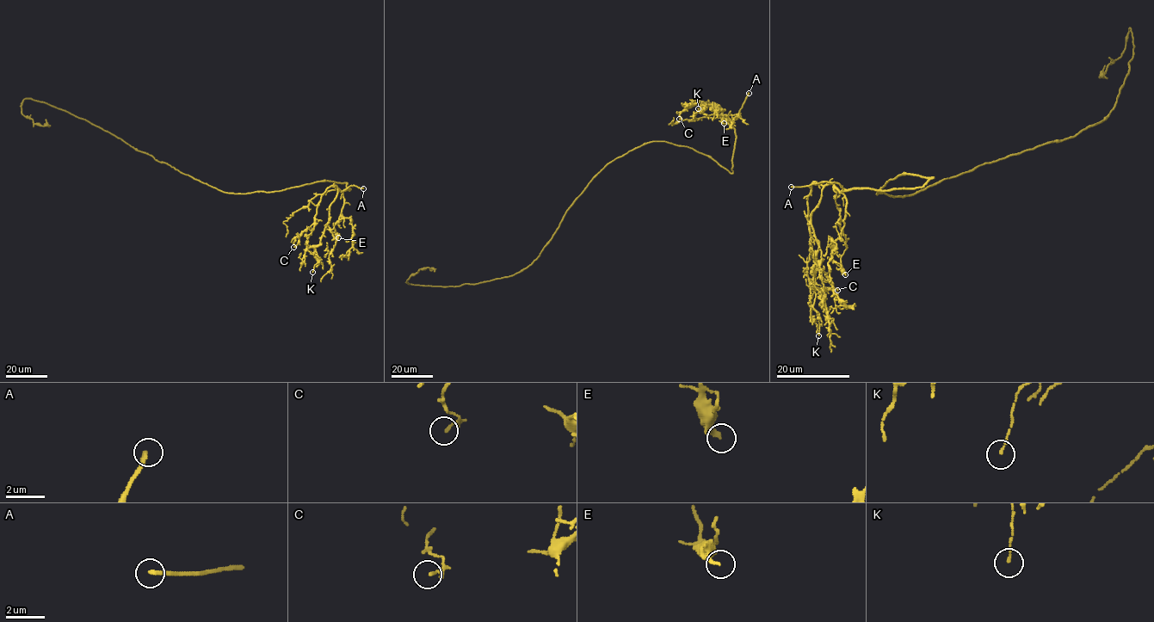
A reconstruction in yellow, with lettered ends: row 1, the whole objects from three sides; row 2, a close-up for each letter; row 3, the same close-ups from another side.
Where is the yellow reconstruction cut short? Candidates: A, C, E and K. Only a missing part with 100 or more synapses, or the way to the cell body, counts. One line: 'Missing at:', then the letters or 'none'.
Missing at: A

